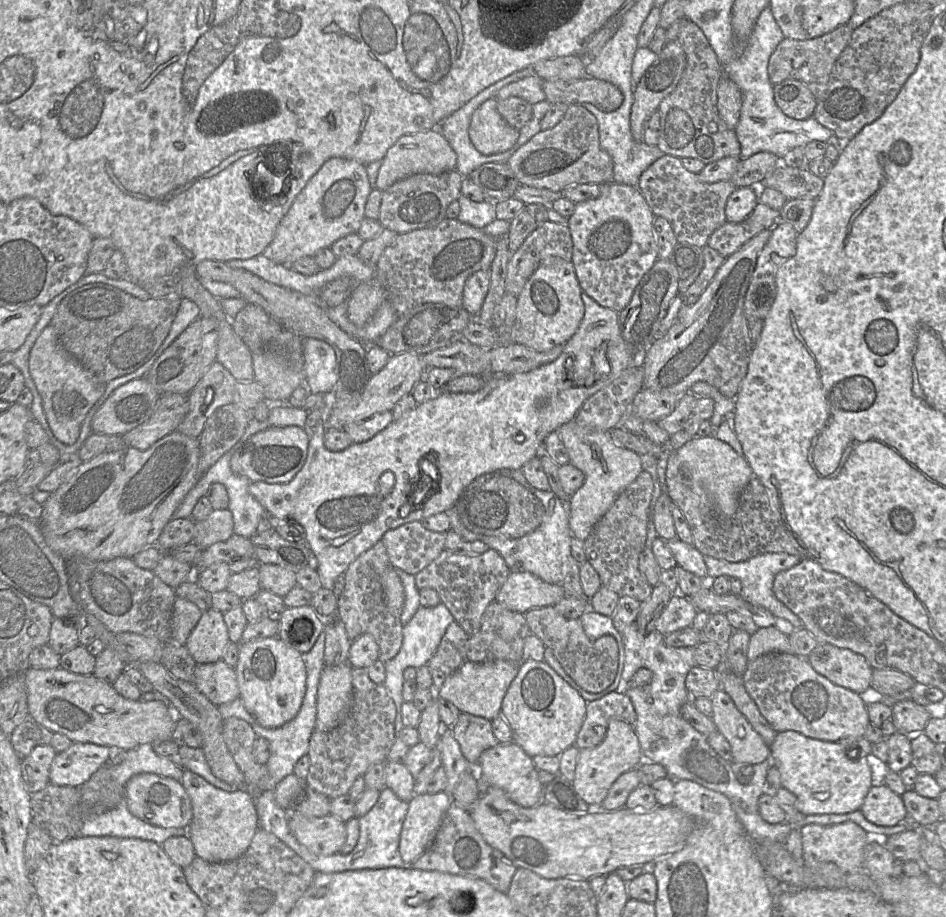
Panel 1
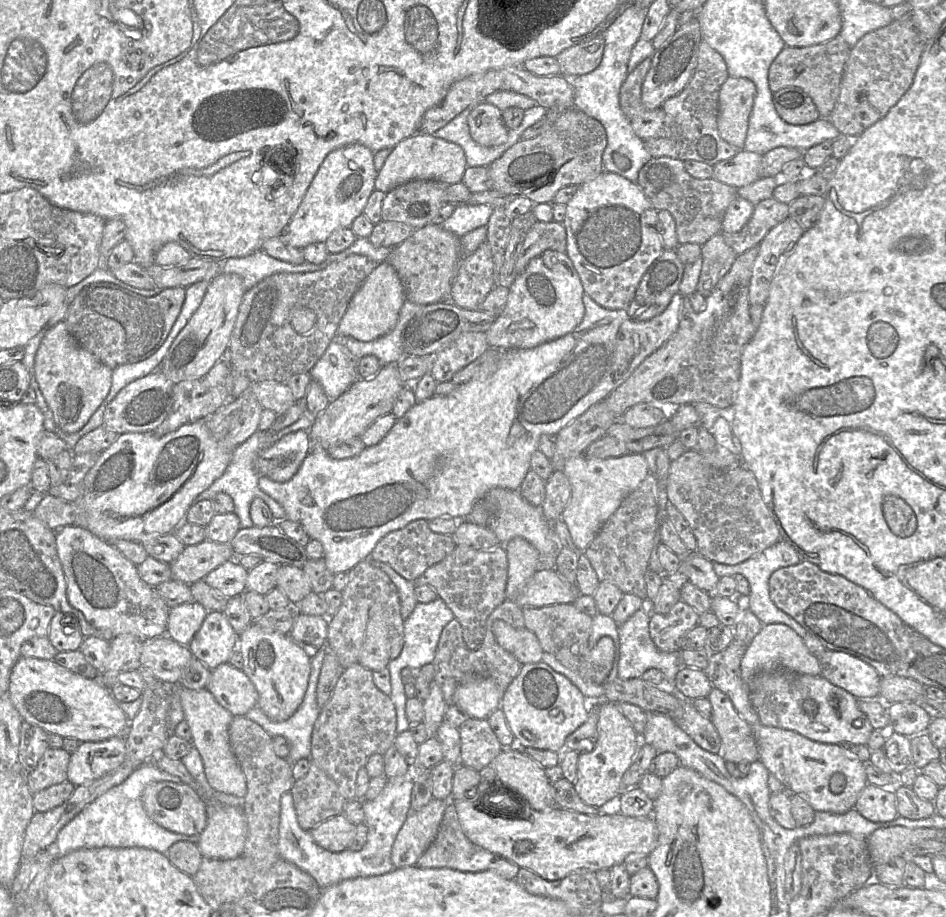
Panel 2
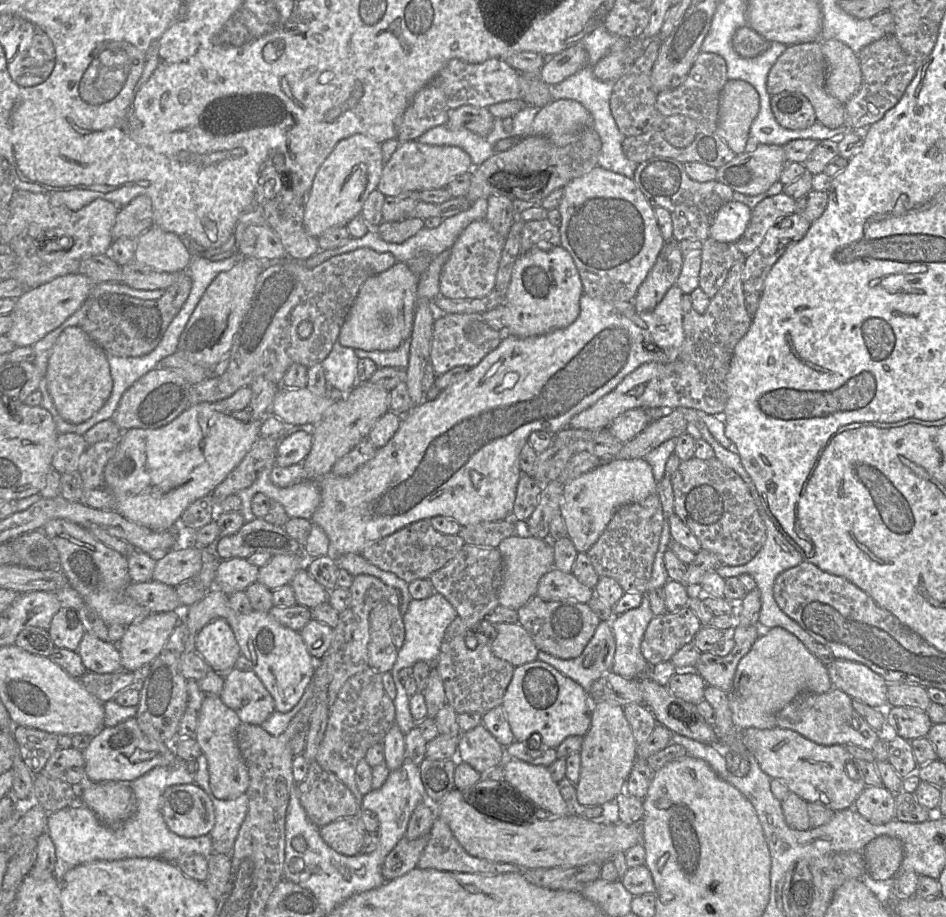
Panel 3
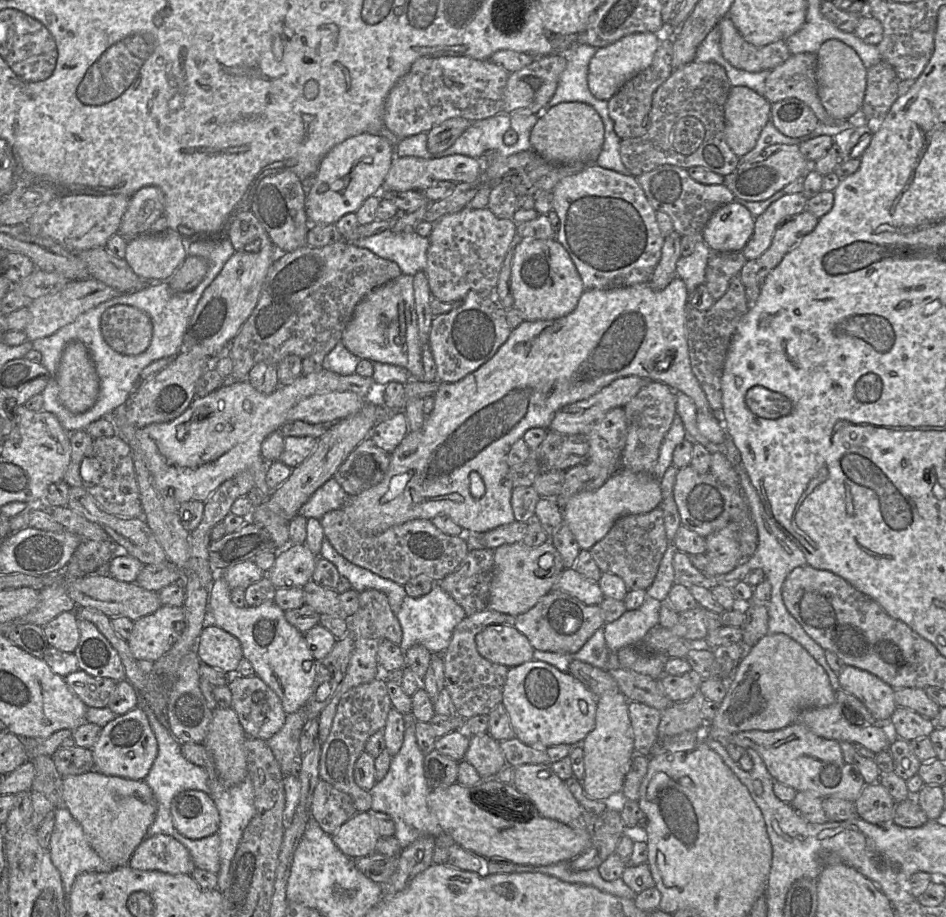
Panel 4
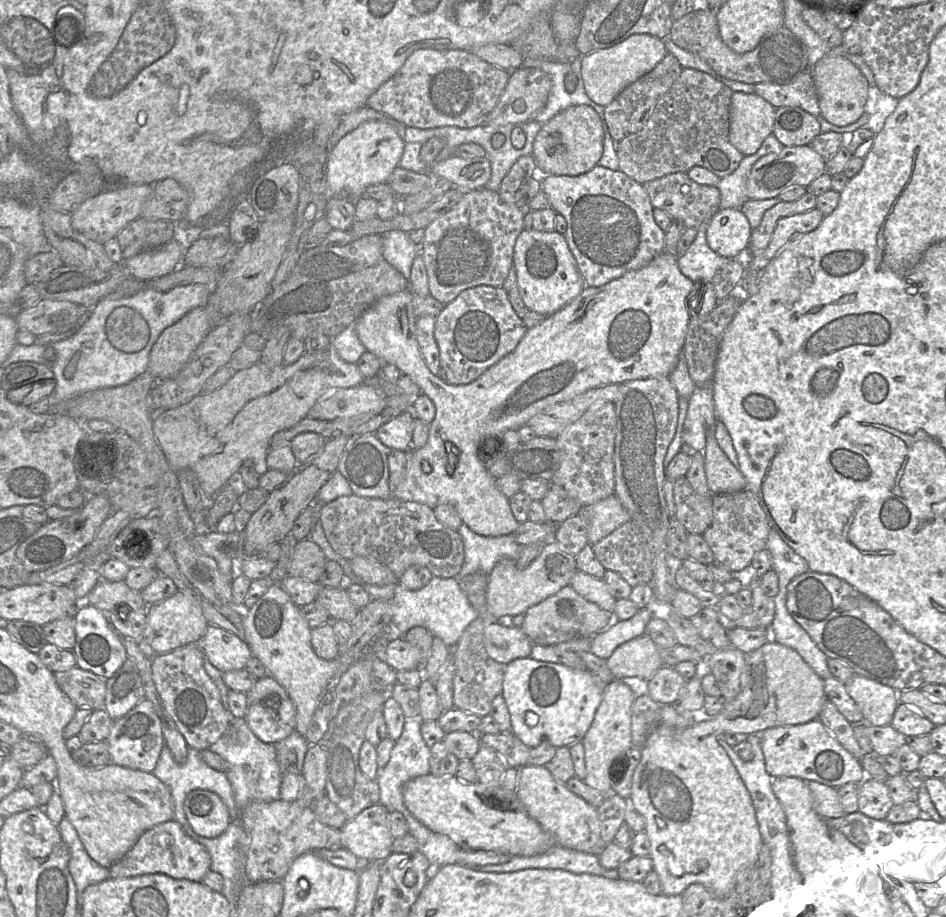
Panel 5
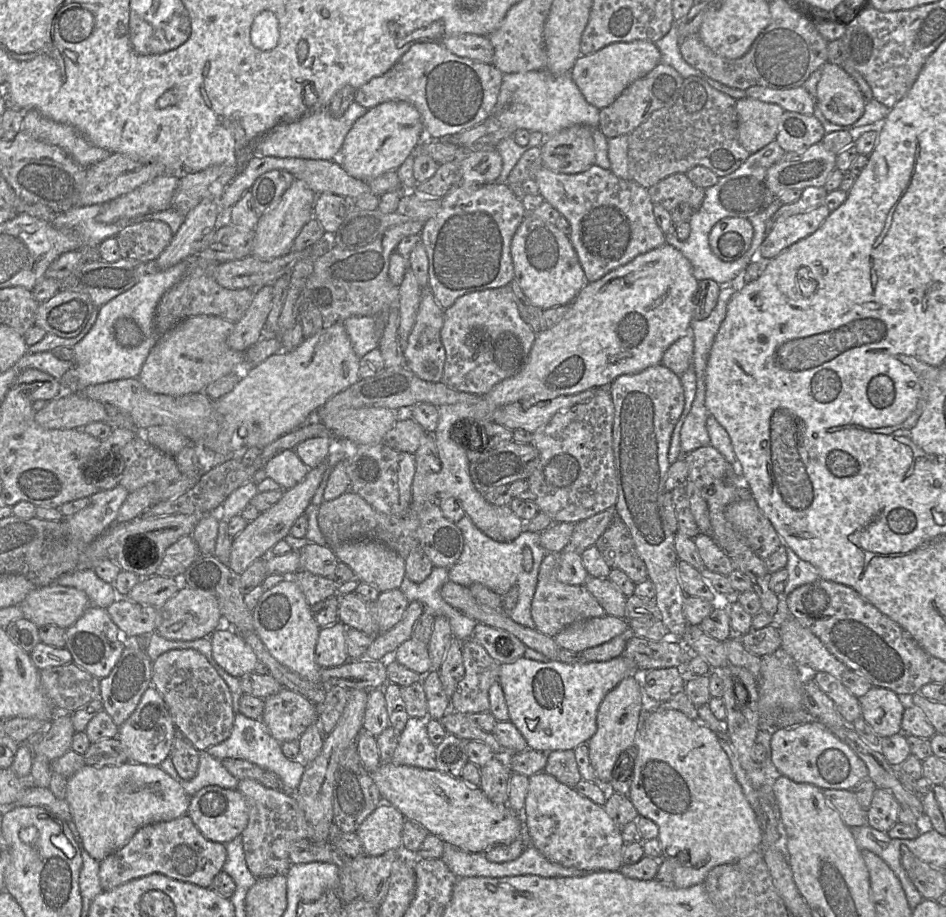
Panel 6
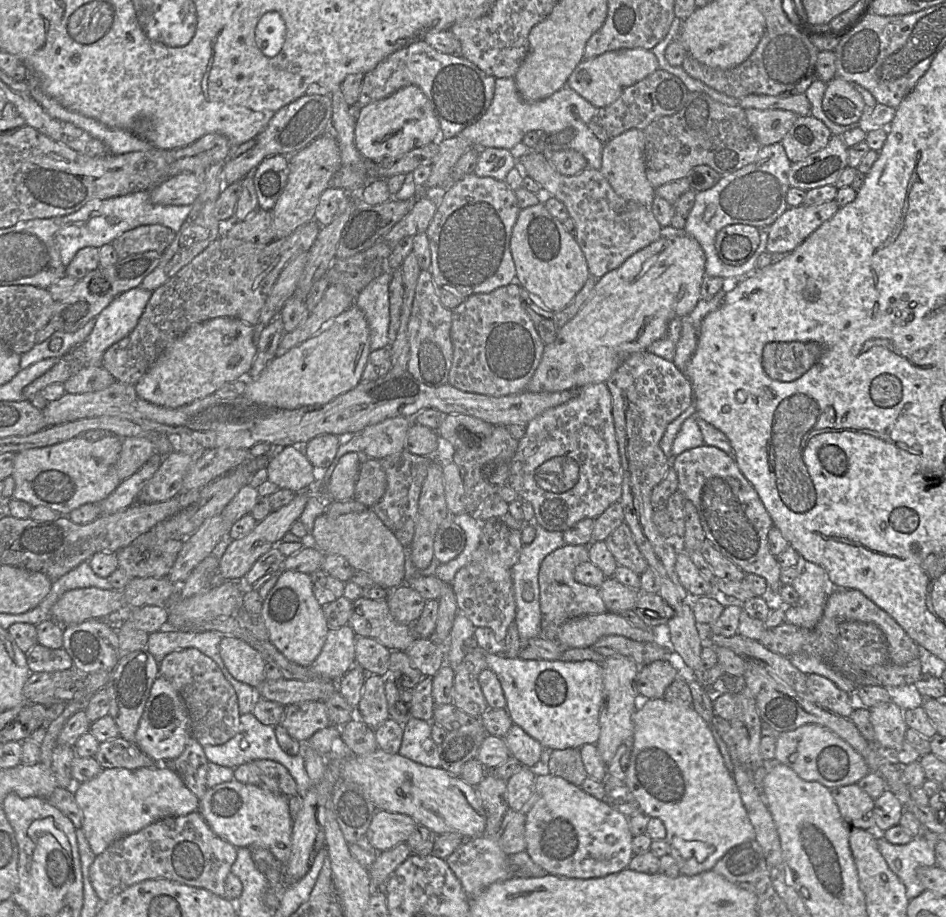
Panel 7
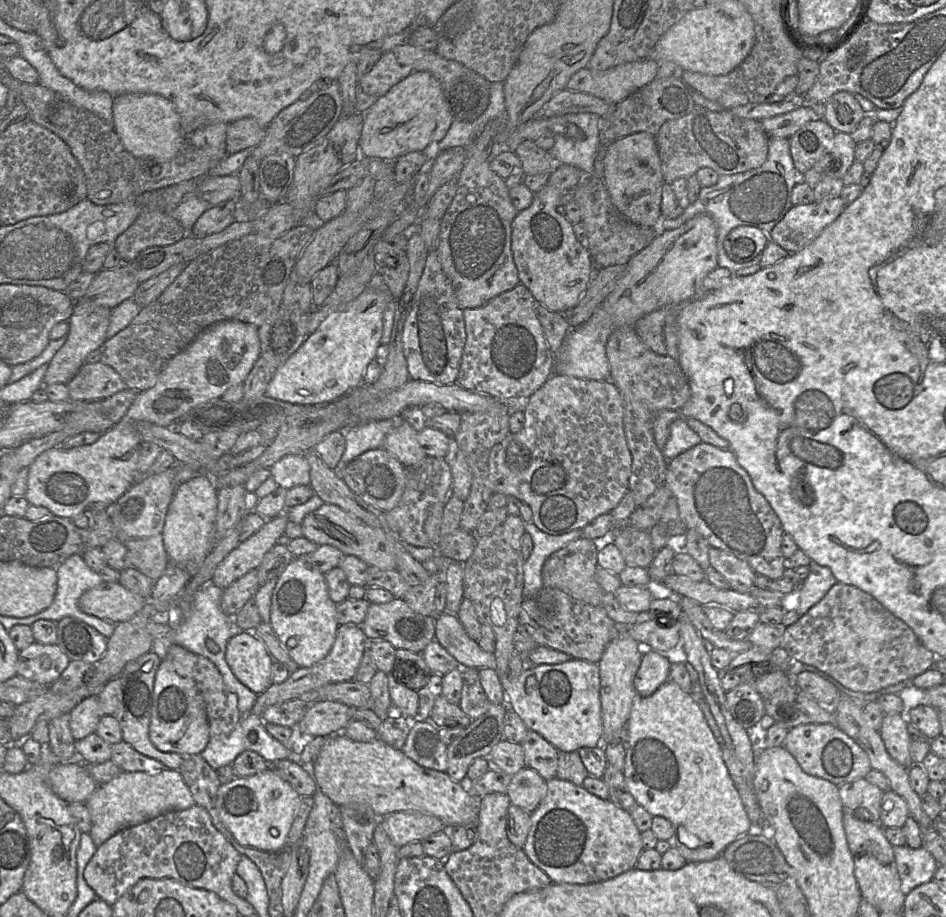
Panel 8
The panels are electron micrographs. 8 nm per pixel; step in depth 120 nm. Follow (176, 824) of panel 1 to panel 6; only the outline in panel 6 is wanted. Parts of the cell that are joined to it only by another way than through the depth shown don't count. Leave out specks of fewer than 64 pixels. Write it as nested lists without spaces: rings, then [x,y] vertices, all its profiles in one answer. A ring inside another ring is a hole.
[[[216,785],[202,788],[191,798],[187,815],[205,838],[223,844],[241,836],[248,824],[248,808],[244,796],[237,789],[224,789]]]

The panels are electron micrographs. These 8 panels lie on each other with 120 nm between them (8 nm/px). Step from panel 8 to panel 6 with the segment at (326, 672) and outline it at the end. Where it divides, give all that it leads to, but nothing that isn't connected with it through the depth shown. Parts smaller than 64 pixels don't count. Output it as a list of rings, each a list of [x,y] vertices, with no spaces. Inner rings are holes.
[[[339,621],[320,629],[315,648],[315,661],[320,667],[338,667],[349,661],[345,641],[346,629]]]

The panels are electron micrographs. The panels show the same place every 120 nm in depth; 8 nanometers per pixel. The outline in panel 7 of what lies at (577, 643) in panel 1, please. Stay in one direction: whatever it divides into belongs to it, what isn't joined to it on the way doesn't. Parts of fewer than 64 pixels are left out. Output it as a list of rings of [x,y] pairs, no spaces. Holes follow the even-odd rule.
[[[565,544],[548,554],[541,562],[538,583],[540,589],[540,611],[544,623],[560,626],[565,621],[587,615],[601,614],[607,611],[599,589],[579,583],[574,578],[575,568],[589,561],[587,545]]]

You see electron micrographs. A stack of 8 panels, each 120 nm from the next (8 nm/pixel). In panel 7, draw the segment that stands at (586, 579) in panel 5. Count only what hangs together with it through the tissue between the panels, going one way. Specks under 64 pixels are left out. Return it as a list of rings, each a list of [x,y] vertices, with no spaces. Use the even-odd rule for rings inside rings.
[[[607,577],[598,589],[607,611],[612,613],[633,610],[641,593],[640,589],[628,587],[613,577]]]

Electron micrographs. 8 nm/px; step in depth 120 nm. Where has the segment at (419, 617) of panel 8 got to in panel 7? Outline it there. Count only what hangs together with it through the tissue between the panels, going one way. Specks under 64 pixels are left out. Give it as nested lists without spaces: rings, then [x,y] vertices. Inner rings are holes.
[[[361,596],[354,600],[348,625],[357,636],[376,639],[391,651],[405,651],[418,637],[413,625],[400,623],[393,618],[386,599]]]

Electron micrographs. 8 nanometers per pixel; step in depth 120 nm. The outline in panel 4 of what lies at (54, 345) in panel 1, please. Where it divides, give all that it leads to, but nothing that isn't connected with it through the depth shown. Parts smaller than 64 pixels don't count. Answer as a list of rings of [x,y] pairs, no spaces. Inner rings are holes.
[[[74,340],[66,345],[55,377],[60,402],[70,412],[86,412],[96,403],[99,377],[88,349],[81,341]]]

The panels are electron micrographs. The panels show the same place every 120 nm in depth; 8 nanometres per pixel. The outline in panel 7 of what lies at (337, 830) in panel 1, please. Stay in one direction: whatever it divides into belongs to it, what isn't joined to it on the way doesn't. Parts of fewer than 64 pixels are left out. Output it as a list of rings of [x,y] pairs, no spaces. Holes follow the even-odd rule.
[[[377,809],[366,836],[378,852],[386,851],[406,843],[417,825],[408,815]]]

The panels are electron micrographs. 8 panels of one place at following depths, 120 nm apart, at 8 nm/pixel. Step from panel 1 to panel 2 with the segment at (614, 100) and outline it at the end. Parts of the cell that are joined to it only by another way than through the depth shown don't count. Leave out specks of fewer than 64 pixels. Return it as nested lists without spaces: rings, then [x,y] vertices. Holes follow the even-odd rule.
[[[523,66],[491,69],[453,83],[448,89],[443,101],[425,112],[419,127],[419,133],[435,133],[468,106],[475,106],[481,102],[485,102],[484,100],[488,95],[500,90],[509,90],[524,94],[534,99],[538,105],[550,111],[565,111],[568,108],[574,107],[574,89],[569,78],[562,75],[537,76],[525,70]]]

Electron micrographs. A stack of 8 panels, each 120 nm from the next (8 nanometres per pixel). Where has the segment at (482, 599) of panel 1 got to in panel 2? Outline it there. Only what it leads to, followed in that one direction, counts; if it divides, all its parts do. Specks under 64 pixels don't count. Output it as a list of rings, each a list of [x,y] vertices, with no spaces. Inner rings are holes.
[[[456,546],[441,562],[428,568],[414,583],[429,585],[453,612],[462,628],[462,637],[470,650],[483,642],[488,616],[505,600],[508,561],[504,546],[489,551],[478,551],[467,546]]]

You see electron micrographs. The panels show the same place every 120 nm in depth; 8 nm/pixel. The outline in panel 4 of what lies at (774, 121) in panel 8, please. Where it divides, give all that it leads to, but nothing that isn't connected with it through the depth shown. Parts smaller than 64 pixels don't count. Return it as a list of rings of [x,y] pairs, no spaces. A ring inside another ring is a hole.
[[[732,86],[724,105],[725,139],[732,151],[740,158],[751,151],[764,126],[771,120],[771,103],[746,86]]]

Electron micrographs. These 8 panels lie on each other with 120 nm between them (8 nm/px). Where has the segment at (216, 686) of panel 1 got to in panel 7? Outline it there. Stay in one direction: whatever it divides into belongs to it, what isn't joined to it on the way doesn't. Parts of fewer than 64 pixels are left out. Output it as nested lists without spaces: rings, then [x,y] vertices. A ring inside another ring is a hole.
[[[308,701],[285,706],[280,723],[289,735],[299,742],[306,742],[317,731],[331,725],[323,701]]]

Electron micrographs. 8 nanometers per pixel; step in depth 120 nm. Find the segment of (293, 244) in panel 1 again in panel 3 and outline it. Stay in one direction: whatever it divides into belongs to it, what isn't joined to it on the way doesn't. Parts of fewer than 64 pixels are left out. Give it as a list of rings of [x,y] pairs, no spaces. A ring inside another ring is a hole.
[[[355,134],[339,141],[319,167],[307,195],[303,218],[303,226],[306,232],[317,238],[329,228],[336,226],[346,227],[356,215],[361,214],[362,207],[369,194],[378,186],[383,167],[381,144],[372,138],[363,134]]]

